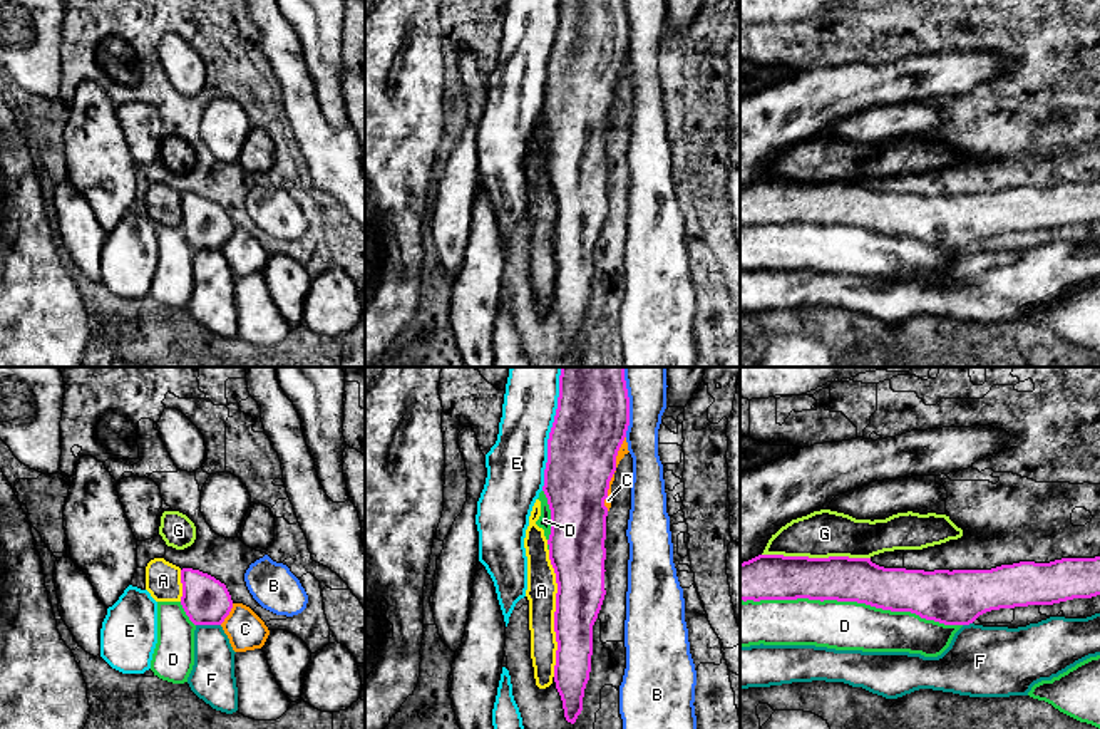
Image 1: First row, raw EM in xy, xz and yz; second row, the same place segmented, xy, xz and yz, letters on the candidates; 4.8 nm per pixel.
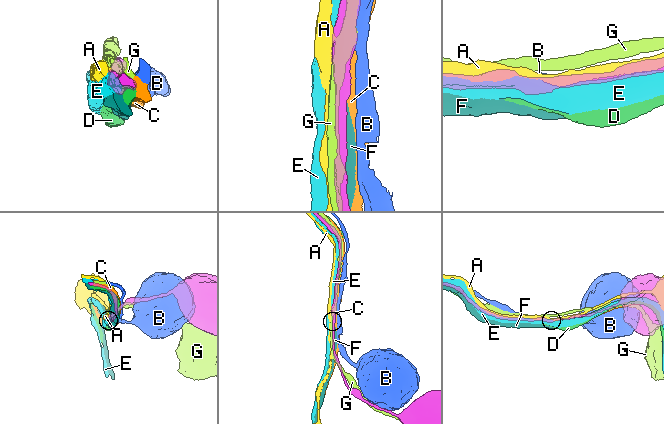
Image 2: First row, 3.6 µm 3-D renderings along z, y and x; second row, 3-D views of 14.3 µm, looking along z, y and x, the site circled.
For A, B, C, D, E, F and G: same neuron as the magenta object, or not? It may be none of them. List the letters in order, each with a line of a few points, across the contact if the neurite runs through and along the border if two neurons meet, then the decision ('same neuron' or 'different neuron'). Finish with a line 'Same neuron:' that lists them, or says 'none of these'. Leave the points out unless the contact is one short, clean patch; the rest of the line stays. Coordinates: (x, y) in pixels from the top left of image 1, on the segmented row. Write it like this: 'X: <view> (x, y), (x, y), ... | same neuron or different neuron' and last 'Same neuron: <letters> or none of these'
A: different neuron
B: different neuron
C: different neuron
D: different neuron
E: different neuron
F: different neuron
G: different neuron
Same neuron: none of these

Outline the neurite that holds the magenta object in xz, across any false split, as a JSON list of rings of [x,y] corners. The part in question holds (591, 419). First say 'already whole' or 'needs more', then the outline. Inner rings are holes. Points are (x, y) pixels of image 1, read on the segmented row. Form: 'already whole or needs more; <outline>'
already whole; [[[561,367],[558,409],[547,439],[542,491],[551,509],[547,545],[558,583],[554,682],[563,701],[564,717],[571,724],[583,711],[584,689],[591,672],[593,625],[606,595],[608,508],[604,499],[628,426],[630,397],[625,367]]]

